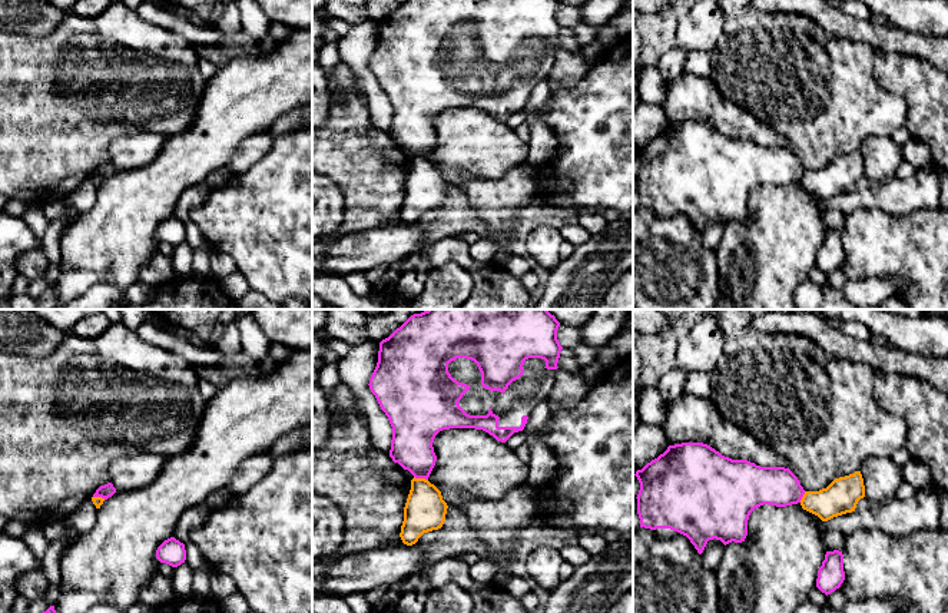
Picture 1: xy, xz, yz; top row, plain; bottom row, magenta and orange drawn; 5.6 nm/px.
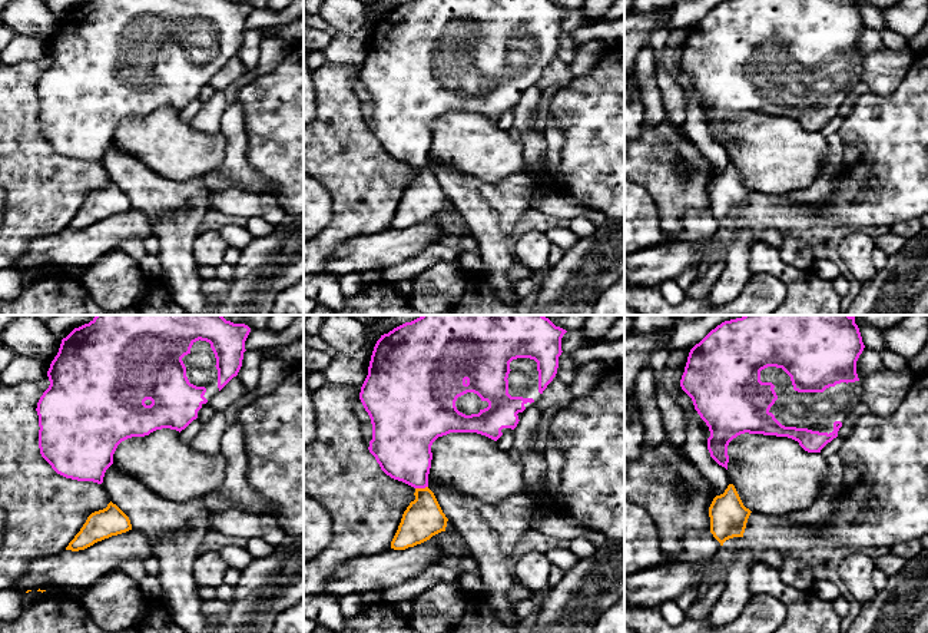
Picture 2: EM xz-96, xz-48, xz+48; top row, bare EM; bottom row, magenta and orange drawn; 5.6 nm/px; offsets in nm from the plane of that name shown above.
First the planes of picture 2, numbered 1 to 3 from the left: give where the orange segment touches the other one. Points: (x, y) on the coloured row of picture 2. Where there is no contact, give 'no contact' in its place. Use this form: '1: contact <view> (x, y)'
1: no contact
2: contact xz-48 (421, 487)
3: no contact

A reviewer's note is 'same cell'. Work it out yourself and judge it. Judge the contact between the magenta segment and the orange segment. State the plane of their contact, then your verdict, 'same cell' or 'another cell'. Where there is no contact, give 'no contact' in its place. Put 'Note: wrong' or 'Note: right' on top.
Note: wrong
contact in xz; another cell

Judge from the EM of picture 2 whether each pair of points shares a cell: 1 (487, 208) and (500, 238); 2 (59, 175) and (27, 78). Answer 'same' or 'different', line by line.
1: same
2: same

